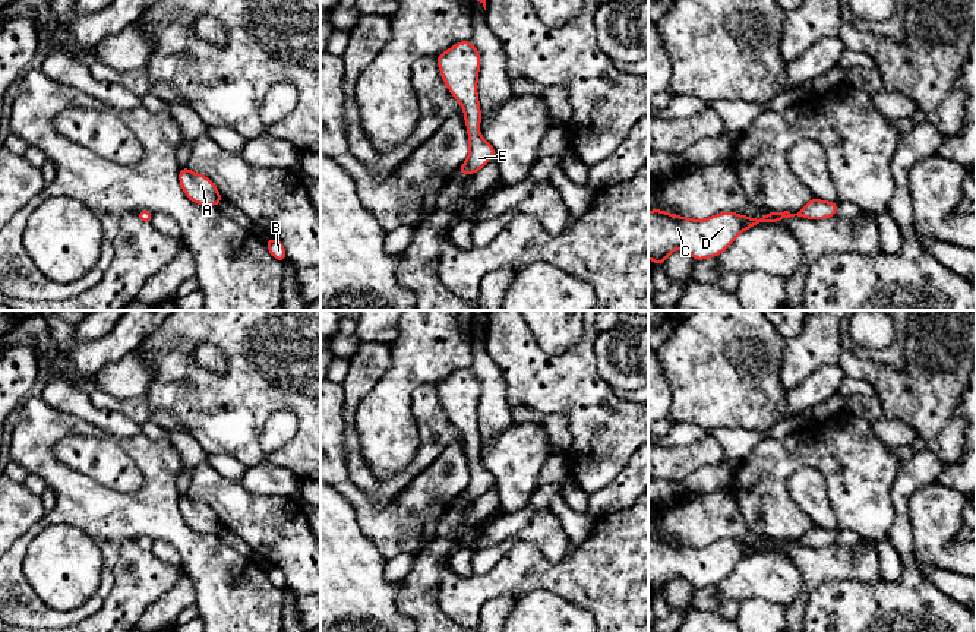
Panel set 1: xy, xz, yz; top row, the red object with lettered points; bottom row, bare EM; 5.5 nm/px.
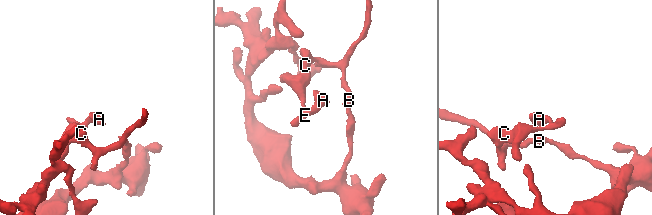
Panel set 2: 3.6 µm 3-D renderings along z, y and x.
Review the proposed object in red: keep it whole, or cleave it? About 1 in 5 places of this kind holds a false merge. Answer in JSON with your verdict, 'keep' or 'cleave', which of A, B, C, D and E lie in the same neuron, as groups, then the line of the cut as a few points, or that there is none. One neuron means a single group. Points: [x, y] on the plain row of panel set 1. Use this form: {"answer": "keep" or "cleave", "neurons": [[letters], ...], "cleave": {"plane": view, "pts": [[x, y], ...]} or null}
{"answer": "keep", "neurons": [["A", "B", "C", "D", "E"]], "cleave": null}

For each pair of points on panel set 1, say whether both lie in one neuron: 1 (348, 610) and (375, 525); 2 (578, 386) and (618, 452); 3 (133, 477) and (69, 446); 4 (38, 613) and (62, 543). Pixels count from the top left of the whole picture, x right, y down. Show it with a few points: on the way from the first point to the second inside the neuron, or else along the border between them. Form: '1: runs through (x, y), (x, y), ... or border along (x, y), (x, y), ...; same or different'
1: border along (354, 509), (359, 528), (387, 561); different
2: runs through (588, 403), (607, 423), (609, 436); same
3: runs through (117, 471), (95, 455), (85, 454); same
4: border along (24, 571), (29, 587), (49, 606), (76, 609); different

